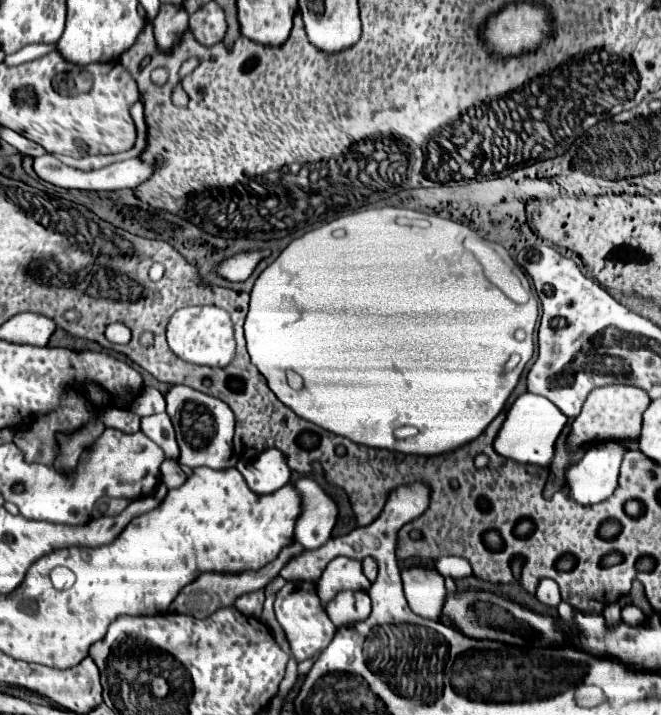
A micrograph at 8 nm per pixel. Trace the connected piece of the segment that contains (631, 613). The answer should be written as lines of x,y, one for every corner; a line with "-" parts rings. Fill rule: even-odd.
630,603
630,605
622,607
622,619
626,623
630,623
630,625
638,625
644,619
644,613
640,611
640,607
636,607
636,605

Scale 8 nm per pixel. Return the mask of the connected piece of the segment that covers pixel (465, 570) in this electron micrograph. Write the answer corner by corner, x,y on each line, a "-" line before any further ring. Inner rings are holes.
444,556
436,560
435,568
442,573
444,577
454,577
454,579
460,579
460,577
468,577
472,573
472,567
466,559
458,556

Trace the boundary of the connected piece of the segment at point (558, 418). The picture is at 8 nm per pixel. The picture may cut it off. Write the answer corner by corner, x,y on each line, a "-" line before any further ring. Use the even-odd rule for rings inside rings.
524,393
516,399
516,403
508,409
506,419
500,429
500,455
512,461
518,461
522,465
538,465
538,467
550,467
554,459
554,445
560,437
566,415
560,413
560,409
550,403
548,399
532,393

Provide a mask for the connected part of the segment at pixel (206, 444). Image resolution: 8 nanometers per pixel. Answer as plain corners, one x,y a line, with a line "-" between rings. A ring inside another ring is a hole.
174,385
166,393
166,413
172,419
176,429
176,440
180,449
178,461
188,467
210,467
210,469
228,469
234,467
232,437
234,437
234,413
226,403
206,393
200,393
186,385

